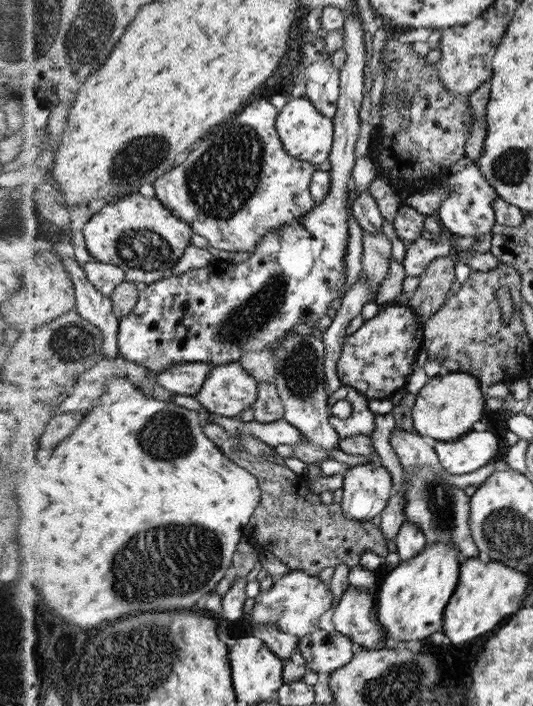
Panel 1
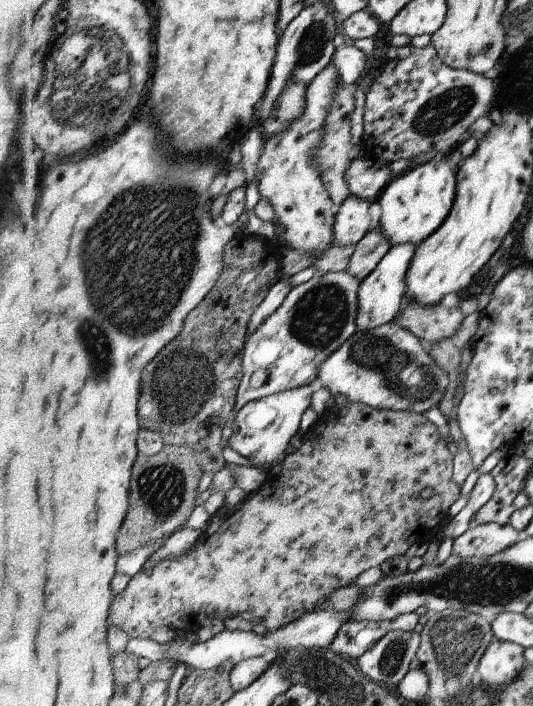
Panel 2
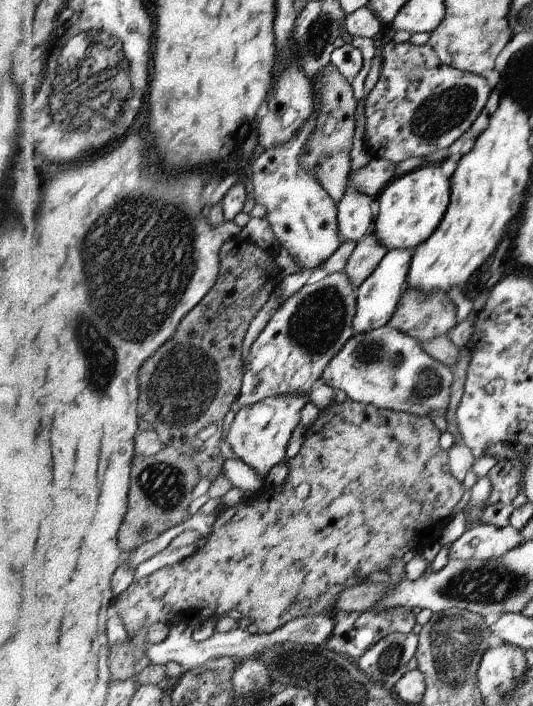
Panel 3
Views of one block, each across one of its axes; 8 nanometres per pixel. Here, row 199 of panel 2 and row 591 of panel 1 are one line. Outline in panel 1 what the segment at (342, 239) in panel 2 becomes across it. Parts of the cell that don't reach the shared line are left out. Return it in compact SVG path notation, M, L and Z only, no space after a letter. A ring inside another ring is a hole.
M349 586L344 590L344 596L338 600L332 623L336 631L340 631L348 638L354 640L354 644L366 650L384 650L386 633L377 624L374 608L376 601L370 592L358 590Z

